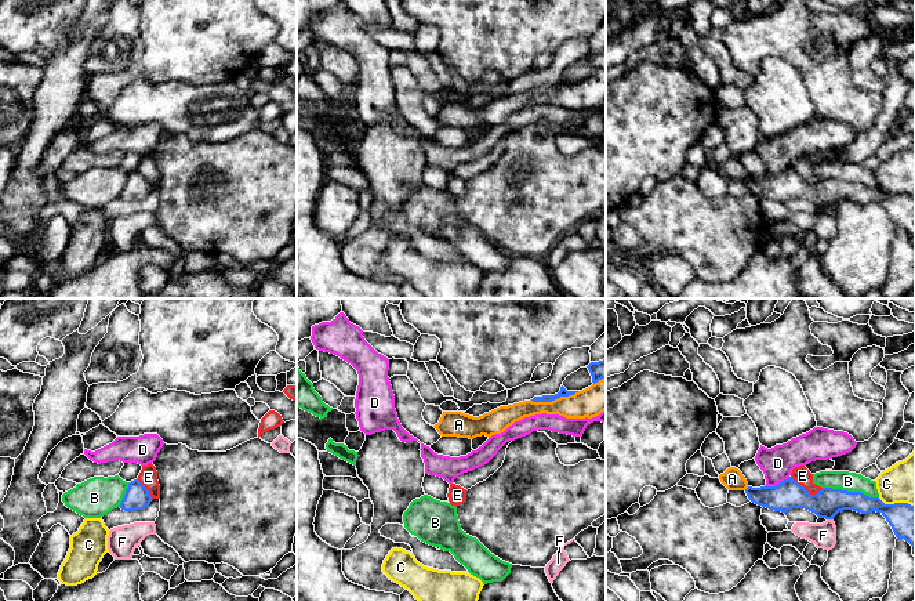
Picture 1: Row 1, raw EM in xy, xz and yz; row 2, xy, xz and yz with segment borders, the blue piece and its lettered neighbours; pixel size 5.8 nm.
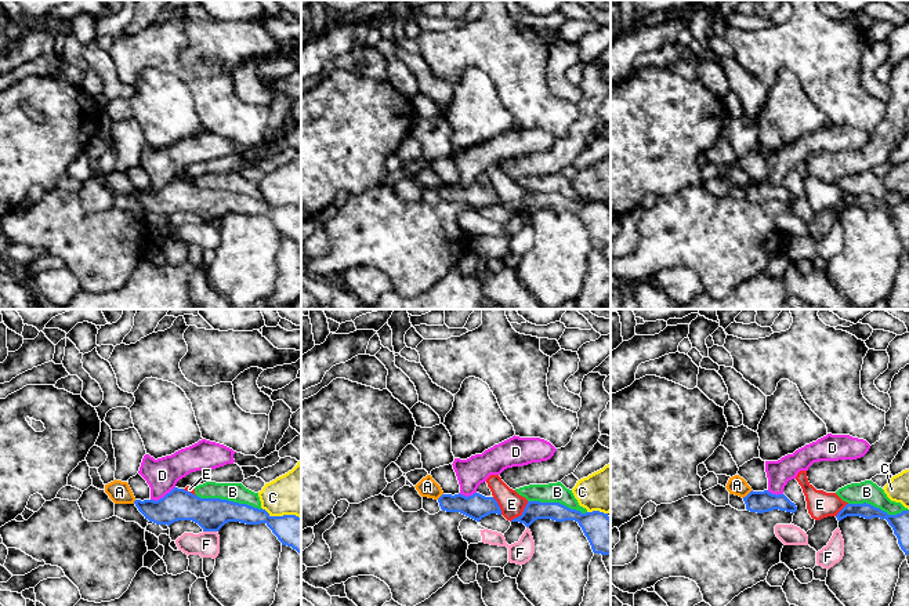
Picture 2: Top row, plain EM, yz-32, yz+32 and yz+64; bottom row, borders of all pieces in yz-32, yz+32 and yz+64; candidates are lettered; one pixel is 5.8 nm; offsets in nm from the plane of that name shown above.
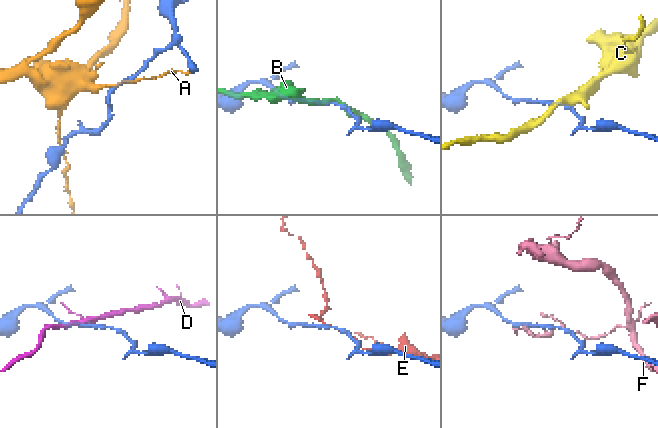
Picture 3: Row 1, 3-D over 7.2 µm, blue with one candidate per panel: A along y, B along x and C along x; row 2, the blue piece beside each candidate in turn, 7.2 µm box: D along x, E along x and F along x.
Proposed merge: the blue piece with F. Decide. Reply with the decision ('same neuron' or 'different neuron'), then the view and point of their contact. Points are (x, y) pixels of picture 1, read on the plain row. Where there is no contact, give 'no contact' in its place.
different neuron | yz (830, 209)

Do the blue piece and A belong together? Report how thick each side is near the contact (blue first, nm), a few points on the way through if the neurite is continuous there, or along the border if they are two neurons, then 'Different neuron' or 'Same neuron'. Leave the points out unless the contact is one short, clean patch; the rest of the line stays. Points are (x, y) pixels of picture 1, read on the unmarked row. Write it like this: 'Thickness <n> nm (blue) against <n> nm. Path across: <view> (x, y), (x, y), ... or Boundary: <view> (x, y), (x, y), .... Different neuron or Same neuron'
Thickness 50 nm (blue) against 170 nm. Different neuron

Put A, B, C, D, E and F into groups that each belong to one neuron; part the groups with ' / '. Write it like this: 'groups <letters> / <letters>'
groups A / B / C / D / E / F

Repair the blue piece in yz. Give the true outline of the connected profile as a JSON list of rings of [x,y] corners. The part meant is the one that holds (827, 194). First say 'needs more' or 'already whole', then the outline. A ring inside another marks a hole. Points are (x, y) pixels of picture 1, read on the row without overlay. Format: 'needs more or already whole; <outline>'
already whole; [[[791,167],[776,177],[748,177],[745,184],[752,193],[784,204],[791,199],[805,199],[818,209],[834,210],[843,200],[861,204],[876,202],[886,209],[897,229],[915,238],[915,198],[908,193],[885,195],[879,188],[832,178],[810,185]]]

